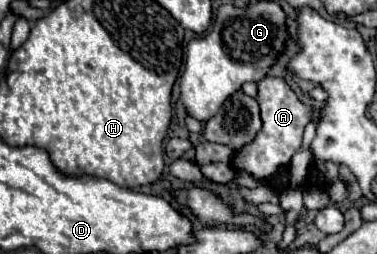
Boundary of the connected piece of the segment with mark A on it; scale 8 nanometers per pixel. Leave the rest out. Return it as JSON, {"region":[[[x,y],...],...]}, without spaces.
{"region":[[[267,76],[267,78],[259,80],[257,86],[259,86],[259,92],[257,92],[255,100],[259,102],[263,124],[261,124],[261,130],[257,132],[257,136],[233,154],[231,166],[237,172],[247,172],[261,182],[269,182],[275,178],[277,172],[285,172],[293,154],[301,148],[303,128],[313,118],[313,106],[301,102],[297,98],[297,94],[293,92],[293,88],[283,78]]]}

